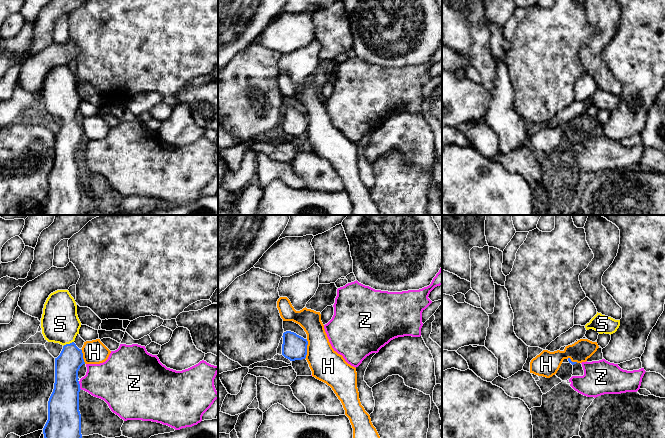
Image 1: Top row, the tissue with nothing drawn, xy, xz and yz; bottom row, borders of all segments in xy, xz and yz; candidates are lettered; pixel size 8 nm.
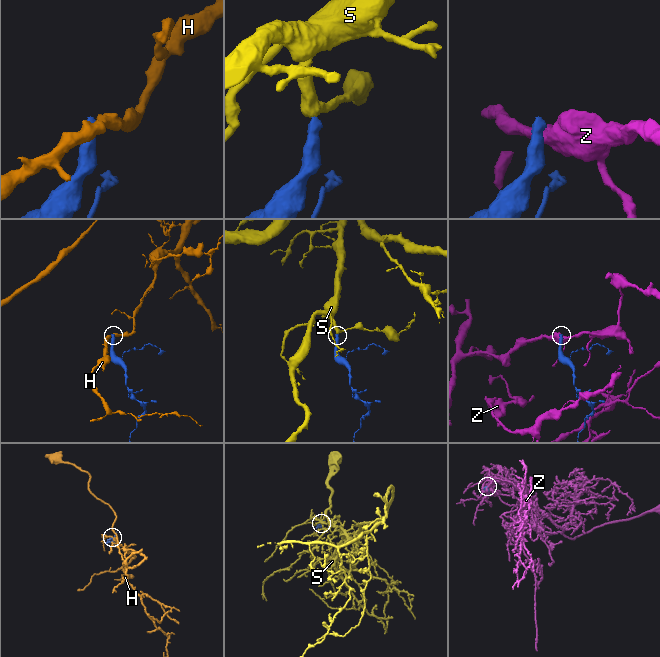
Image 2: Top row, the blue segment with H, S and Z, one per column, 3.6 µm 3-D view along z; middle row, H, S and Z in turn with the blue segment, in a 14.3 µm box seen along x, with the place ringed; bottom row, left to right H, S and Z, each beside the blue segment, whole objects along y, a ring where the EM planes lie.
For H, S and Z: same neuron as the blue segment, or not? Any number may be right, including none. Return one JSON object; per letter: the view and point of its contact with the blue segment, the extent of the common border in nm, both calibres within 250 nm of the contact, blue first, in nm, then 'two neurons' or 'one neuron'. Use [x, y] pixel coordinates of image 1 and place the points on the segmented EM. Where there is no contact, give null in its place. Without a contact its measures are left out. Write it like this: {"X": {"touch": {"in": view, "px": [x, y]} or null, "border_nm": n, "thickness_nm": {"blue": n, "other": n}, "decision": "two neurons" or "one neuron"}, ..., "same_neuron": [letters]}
{"H": {"touch": {"in": "xz", "px": [306, 349]}, "border_nm": 160, "thickness_nm": {"blue": 200, "other": 260}, "decision": "two neurons"}, "S": {"touch": {"in": "xy", "px": [68, 344]}, "border_nm": 100, "thickness_nm": {"blue": 200, "other": 300}, "decision": "one neuron"}, "Z": {"touch": {"in": "xy", "px": [79, 385]}, "border_nm": 80, "thickness_nm": {"blue": 260, "other": 320}, "decision": "two neurons"}, "same_neuron": ["S"]}

